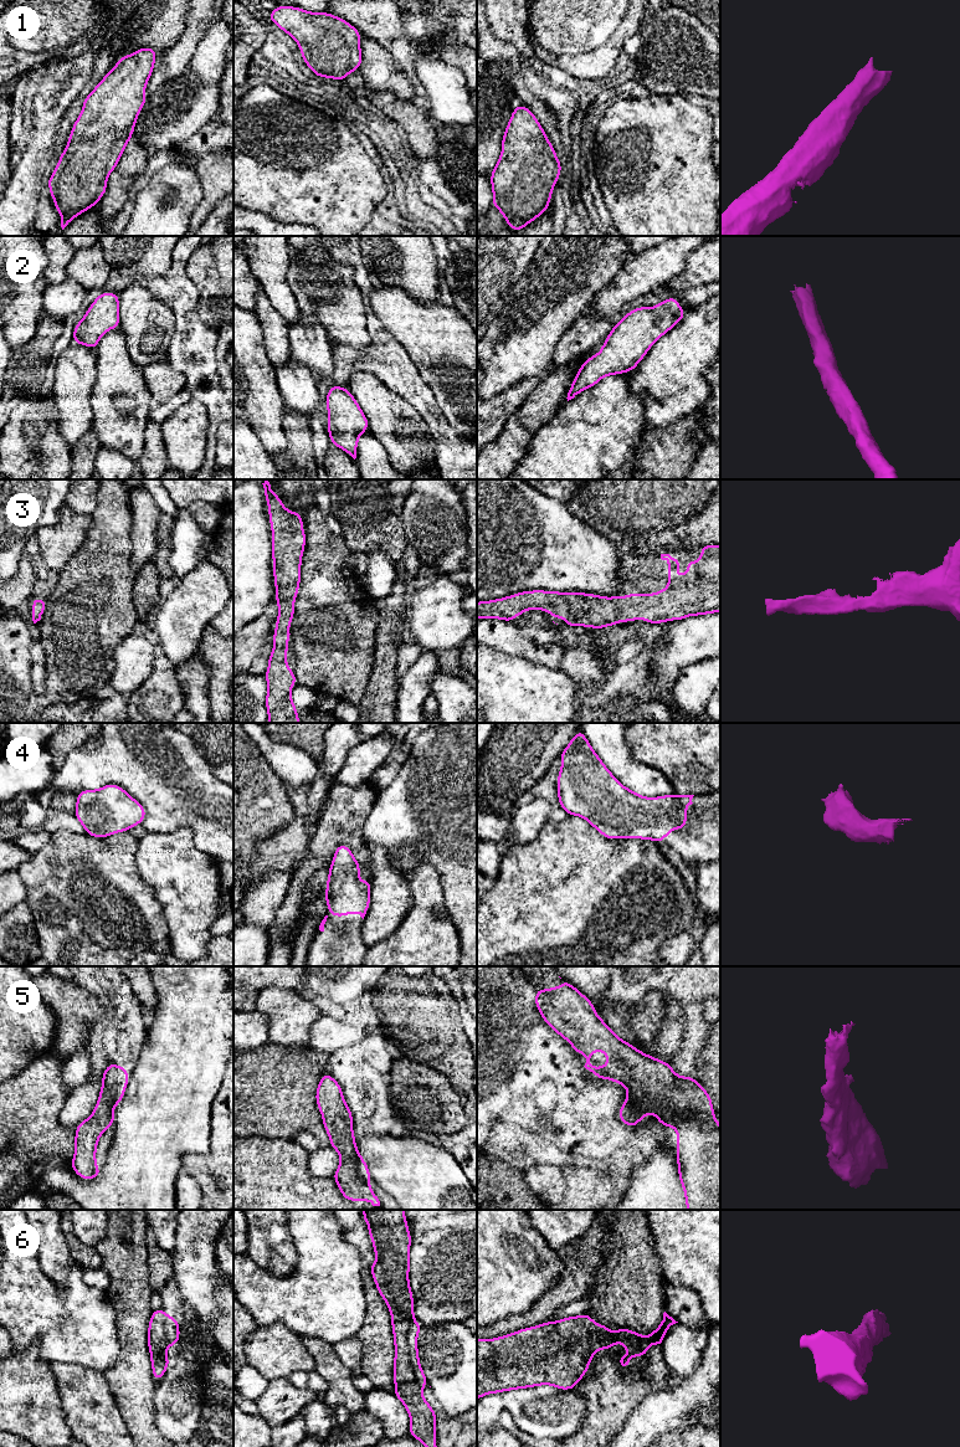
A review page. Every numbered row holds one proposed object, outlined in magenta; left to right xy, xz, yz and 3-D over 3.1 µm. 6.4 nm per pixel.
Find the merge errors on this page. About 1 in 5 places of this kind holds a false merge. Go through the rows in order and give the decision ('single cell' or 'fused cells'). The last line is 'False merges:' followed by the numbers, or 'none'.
1: single cell
2: single cell
3: single cell
4: single cell
5: single cell
6: single cell
False merges: none

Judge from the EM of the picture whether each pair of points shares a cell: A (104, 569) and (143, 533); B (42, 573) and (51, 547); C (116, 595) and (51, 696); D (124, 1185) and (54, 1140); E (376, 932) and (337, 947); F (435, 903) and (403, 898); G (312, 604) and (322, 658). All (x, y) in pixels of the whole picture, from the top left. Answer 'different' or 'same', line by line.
A: different
B: different
C: same
D: different
E: different
F: different
G: same

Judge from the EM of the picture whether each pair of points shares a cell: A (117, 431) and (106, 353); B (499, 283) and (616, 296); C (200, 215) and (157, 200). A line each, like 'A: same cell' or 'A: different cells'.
A: same cell
B: different cells
C: different cells

